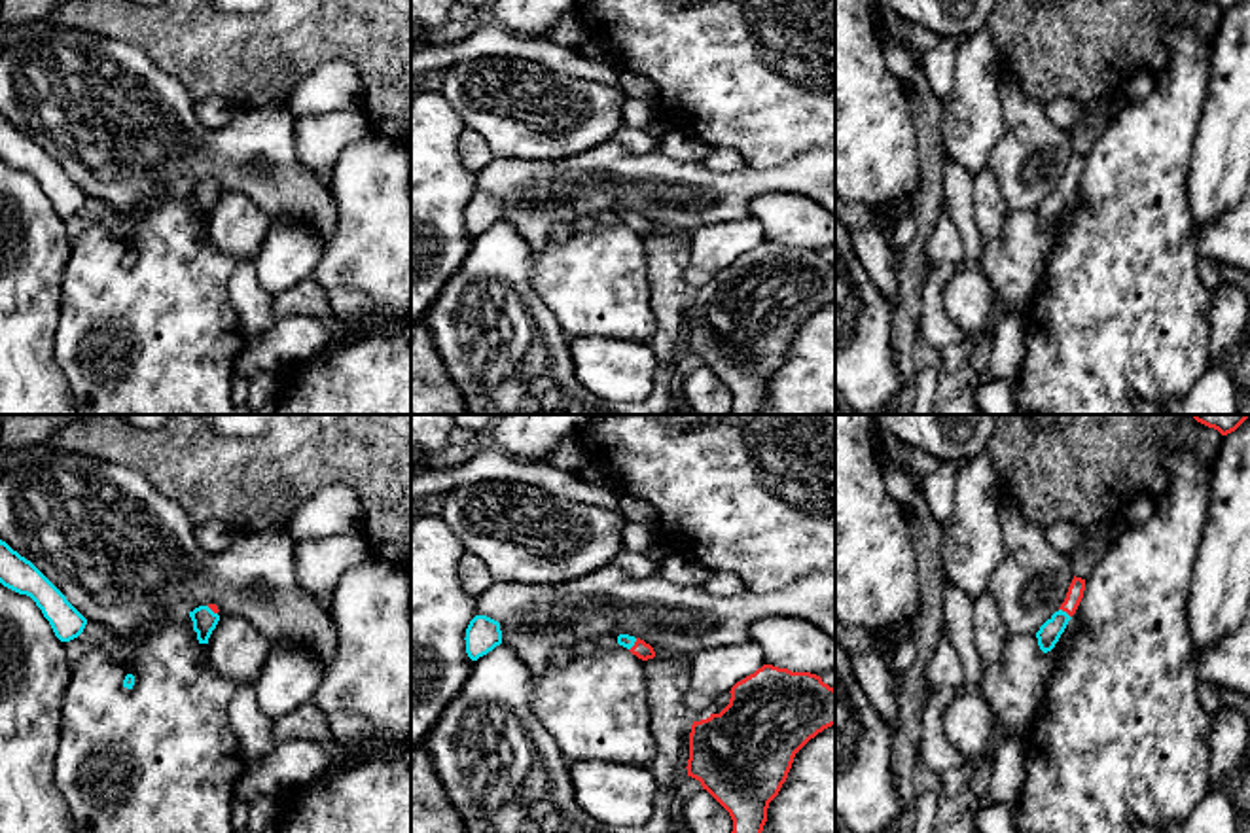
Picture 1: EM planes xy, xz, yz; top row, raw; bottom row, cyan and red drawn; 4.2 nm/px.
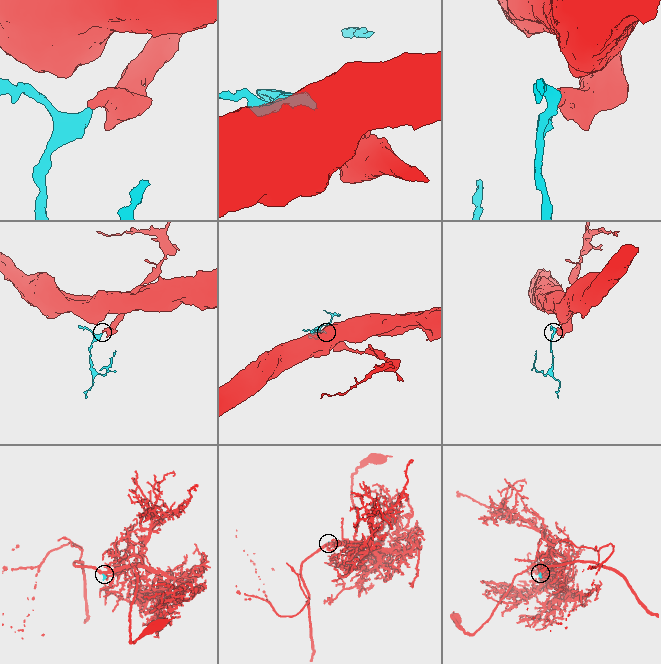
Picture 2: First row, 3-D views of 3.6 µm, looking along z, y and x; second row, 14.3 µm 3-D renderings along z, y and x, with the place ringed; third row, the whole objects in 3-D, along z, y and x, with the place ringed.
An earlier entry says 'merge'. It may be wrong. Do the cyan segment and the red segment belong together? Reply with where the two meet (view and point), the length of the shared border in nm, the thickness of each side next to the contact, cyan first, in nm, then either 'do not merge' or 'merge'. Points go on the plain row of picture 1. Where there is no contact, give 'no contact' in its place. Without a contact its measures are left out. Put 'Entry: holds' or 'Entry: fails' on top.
Entry: holds
meets cyan in yz at (1065, 188); contact 70 nm long; 90 nm thick on the cyan side, 70 nm on the other; merge

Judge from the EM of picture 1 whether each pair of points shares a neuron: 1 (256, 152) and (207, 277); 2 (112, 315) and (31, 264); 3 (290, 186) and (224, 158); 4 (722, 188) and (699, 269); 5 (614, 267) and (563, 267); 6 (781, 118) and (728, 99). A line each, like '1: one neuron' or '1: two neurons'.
1: two neurons
2: two neurons
3: one neuron
4: two neurons
5: one neuron
6: one neuron

